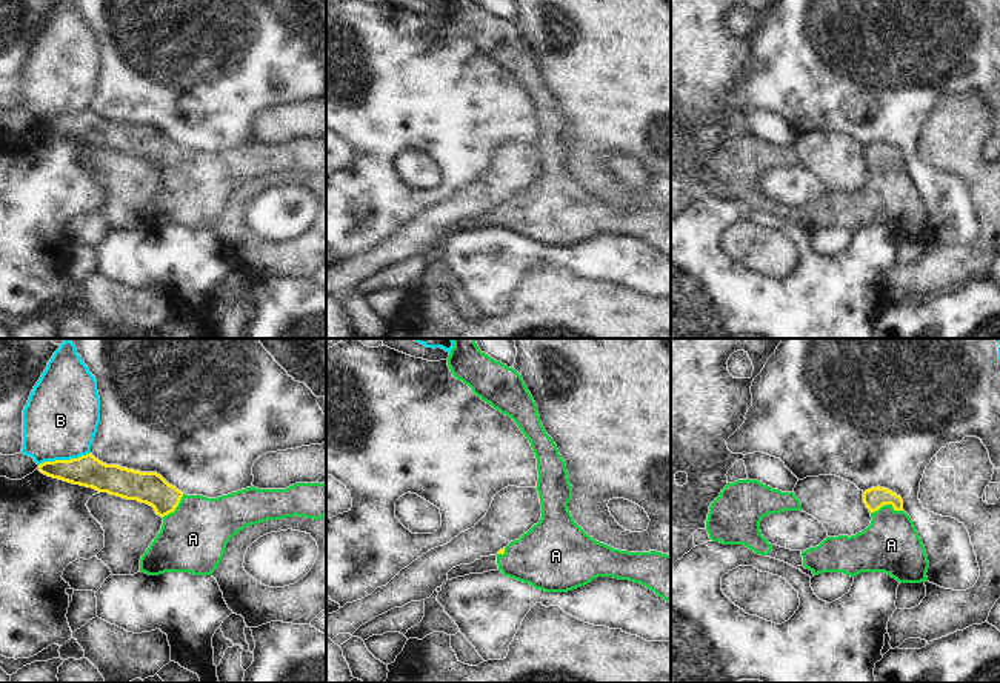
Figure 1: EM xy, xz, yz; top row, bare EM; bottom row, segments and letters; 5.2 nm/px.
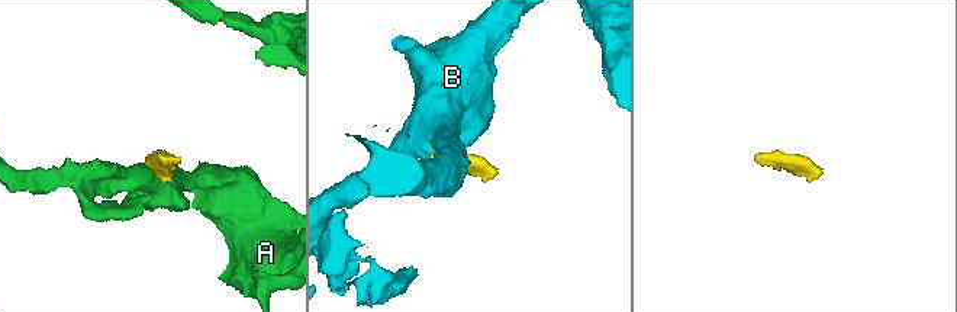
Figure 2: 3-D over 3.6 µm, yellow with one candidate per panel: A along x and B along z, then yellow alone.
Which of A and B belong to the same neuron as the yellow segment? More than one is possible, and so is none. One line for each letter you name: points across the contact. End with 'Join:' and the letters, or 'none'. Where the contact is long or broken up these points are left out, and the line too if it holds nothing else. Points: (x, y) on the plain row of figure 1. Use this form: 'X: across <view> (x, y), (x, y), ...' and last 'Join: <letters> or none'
A: across yz (874, 154), (886, 159), (891, 200)
Join: A

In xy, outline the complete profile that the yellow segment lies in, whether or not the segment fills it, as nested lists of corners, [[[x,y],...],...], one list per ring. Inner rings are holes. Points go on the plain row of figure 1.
[[[91,108],[78,114],[45,117],[38,120],[38,126],[52,134],[152,162],[155,169],[163,174],[163,180],[140,214],[140,228],[148,231],[165,228],[212,231],[223,214],[228,197],[246,182],[294,171],[314,175],[326,171],[325,138],[295,138],[286,145],[251,142],[228,151],[208,154],[183,149],[157,128],[140,128],[118,120],[106,120]]]

